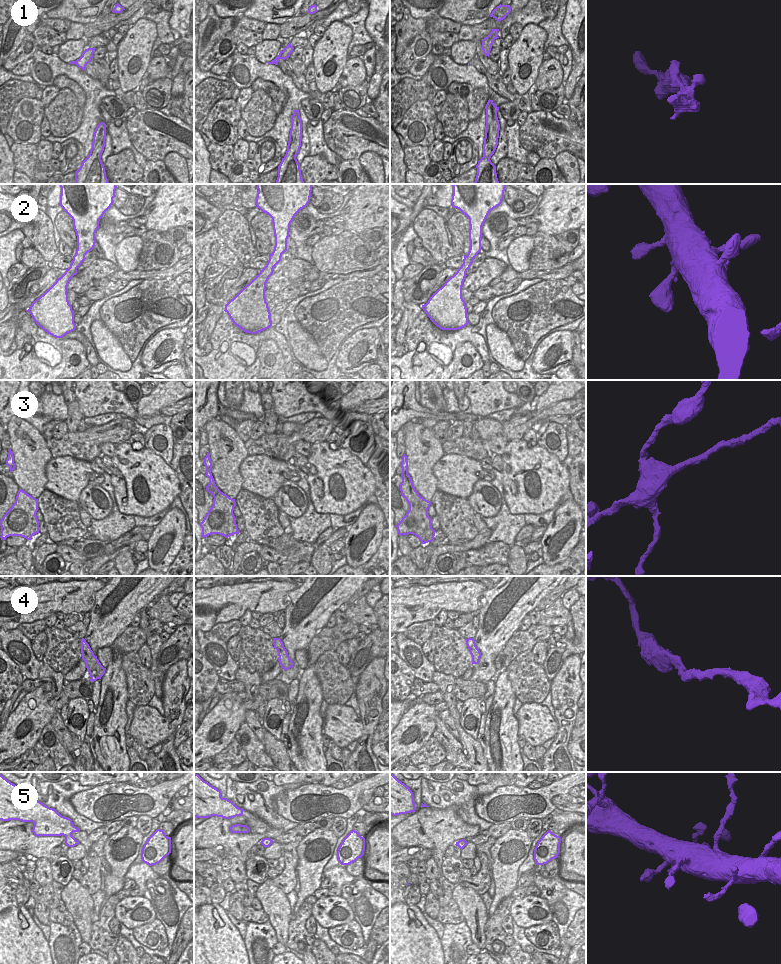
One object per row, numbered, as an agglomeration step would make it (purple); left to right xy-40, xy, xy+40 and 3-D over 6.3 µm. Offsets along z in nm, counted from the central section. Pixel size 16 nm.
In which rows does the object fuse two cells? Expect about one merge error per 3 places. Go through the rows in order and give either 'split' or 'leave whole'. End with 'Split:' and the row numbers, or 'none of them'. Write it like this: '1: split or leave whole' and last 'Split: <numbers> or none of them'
1: leave whole
2: leave whole
3: split
4: leave whole
5: leave whole
Split: 3

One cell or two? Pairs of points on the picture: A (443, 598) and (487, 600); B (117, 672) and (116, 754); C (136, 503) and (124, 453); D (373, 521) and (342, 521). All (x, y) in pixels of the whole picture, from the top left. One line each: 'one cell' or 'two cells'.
A: two cells
B: one cell
C: one cell
D: two cells

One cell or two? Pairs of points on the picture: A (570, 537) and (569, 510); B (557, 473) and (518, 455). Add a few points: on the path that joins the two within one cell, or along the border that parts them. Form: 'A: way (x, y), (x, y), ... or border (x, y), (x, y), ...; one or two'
A: way (559, 551), (557, 546), (561, 542), (566, 524); one
B: way (547, 473), (544, 473), (535, 464), (528, 464); one

